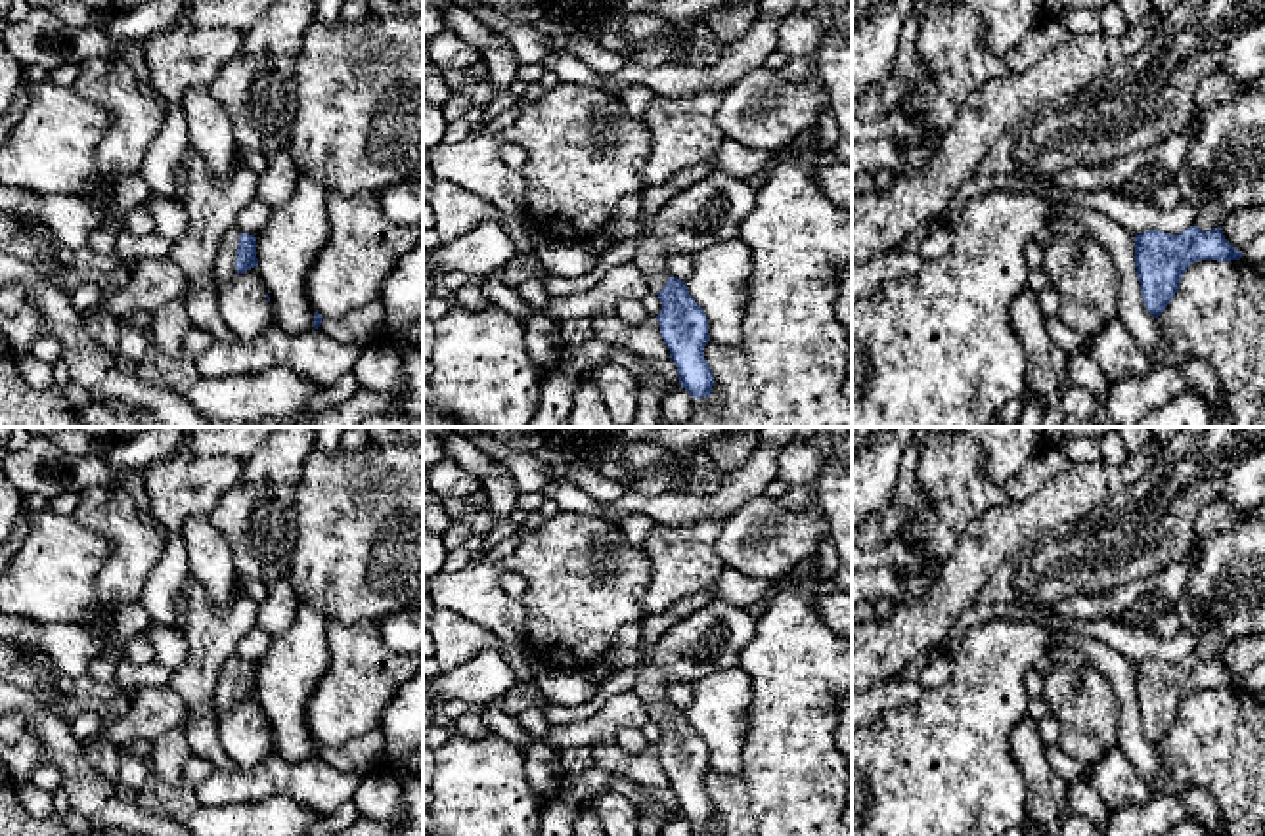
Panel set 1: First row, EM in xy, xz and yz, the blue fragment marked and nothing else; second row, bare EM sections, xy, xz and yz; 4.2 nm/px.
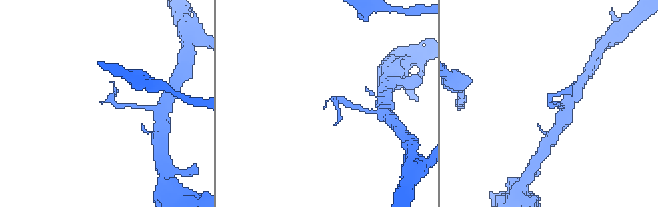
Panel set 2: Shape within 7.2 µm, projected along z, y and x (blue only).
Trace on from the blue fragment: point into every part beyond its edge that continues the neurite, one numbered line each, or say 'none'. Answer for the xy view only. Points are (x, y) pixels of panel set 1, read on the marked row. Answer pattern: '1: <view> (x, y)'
1: xy (224, 268)

